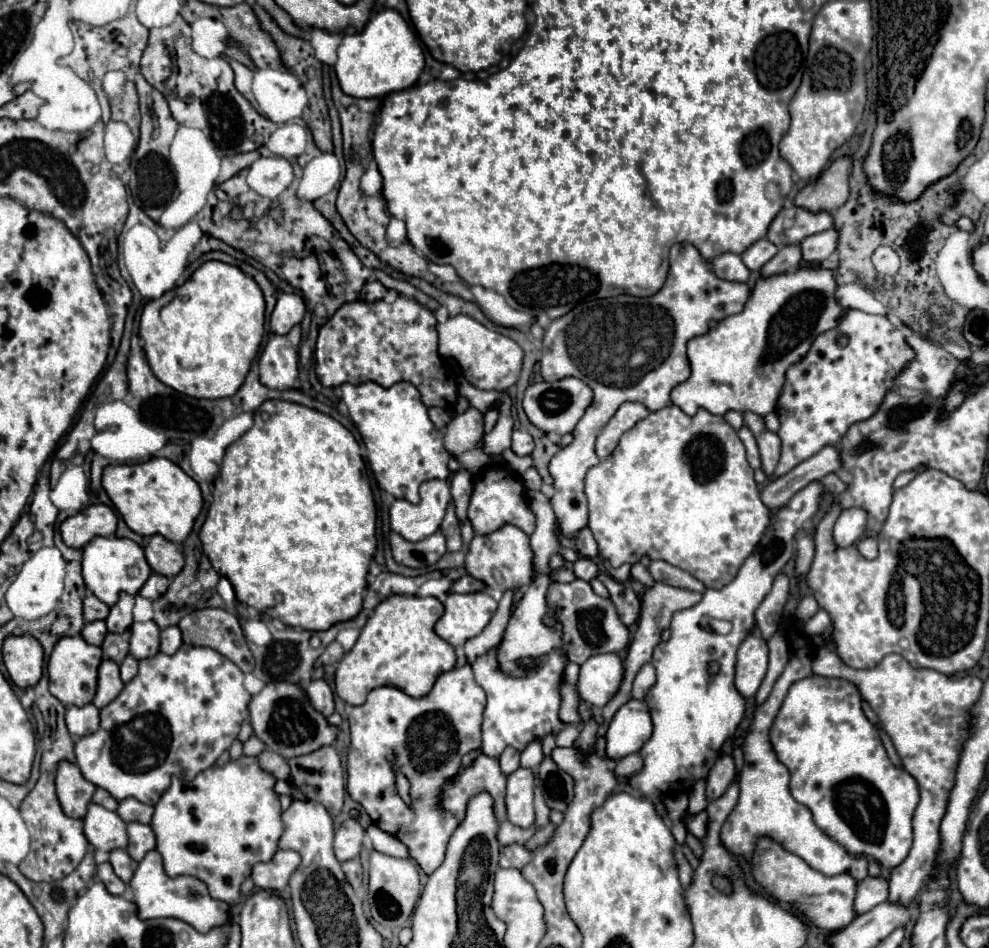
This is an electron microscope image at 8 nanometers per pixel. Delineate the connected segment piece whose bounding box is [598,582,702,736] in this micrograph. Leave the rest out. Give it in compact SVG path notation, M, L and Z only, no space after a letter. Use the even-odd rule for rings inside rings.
M656 582L652 588L646 590L644 598L642 598L642 610L640 610L640 620L638 620L638 628L634 632L634 638L628 646L628 656L624 660L624 668L626 668L626 674L624 674L624 682L618 690L618 694L602 708L602 716L604 716L604 724L600 726L598 730L598 736L602 736L608 728L608 720L616 714L616 710L628 700L628 694L630 694L630 688L632 688L632 680L636 676L636 672L652 660L652 652L656 648L656 644L660 642L660 634L664 628L670 626L670 620L672 620L672 614L678 612L678 610L684 610L684 608L692 608L694 604L698 604L702 600L702 594L700 592L692 592L692 590L686 590L686 588L674 588L670 584L664 584L664 582Z

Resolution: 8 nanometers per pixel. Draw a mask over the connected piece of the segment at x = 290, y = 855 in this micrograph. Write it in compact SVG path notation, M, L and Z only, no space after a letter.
M278 850L270 862L256 864L252 868L252 880L264 890L284 890L292 872L300 864L300 854L294 850Z

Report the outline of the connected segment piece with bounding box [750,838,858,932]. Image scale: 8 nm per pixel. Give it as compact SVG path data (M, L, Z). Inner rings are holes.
M762 838L756 846L754 858L750 862L752 874L756 882L764 888L766 894L780 902L788 902L818 928L824 928L828 932L836 932L846 928L858 914L854 910L854 896L856 896L856 880L848 874L838 876L824 876L810 868L804 860L798 856L786 852L780 844Z

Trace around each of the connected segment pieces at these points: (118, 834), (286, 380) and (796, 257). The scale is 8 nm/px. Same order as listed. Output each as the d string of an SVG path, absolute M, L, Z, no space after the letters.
M94 802L88 806L88 814L84 818L84 834L88 842L102 852L128 846L126 822L116 812L100 808Z
M300 325L294 326L287 336L274 336L268 340L258 360L260 382L264 386L276 390L288 390L294 386L298 378L298 348L294 346L298 347L300 343Z
M784 246L778 250L778 254L766 262L760 270L760 276L774 276L774 274L784 274L792 272L802 264L802 252L798 246Z

